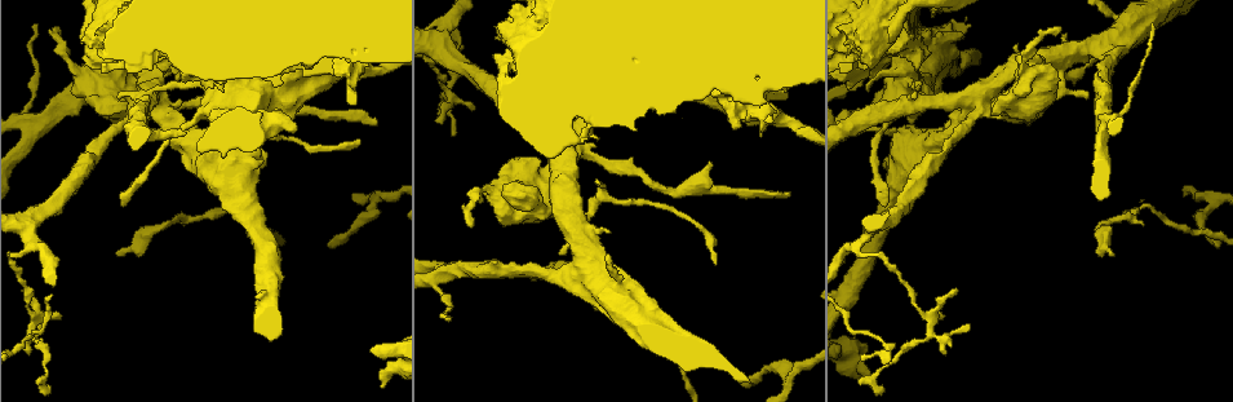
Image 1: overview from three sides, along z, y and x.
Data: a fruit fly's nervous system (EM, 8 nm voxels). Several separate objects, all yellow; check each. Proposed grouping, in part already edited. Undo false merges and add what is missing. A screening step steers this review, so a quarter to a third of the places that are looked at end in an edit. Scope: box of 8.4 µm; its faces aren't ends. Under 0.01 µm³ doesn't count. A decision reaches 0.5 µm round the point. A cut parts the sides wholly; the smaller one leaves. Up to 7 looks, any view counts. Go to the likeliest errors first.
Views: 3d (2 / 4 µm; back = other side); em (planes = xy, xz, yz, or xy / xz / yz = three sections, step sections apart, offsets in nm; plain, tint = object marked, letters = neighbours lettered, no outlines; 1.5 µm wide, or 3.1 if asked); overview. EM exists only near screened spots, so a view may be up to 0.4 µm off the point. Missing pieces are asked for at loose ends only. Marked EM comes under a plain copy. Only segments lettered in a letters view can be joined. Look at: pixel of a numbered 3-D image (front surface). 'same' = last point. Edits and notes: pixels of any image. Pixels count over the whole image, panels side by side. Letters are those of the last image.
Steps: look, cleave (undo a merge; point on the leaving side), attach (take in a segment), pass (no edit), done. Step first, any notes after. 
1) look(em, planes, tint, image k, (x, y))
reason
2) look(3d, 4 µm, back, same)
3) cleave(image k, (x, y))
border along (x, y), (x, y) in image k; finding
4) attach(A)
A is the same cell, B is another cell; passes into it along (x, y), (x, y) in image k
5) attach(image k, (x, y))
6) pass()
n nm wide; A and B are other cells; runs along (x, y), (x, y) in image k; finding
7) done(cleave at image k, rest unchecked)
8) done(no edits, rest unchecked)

look(3d, 4 µm, image 1, (354, 82))
thick turns thin

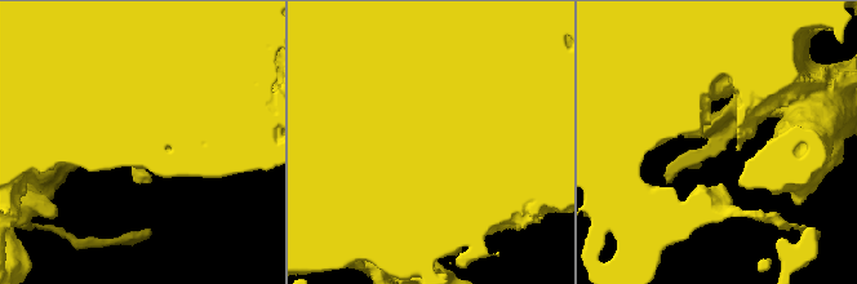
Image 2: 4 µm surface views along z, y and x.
look(em, planes, letters, image 2, (718, 140))
arms of 180, 500 nm

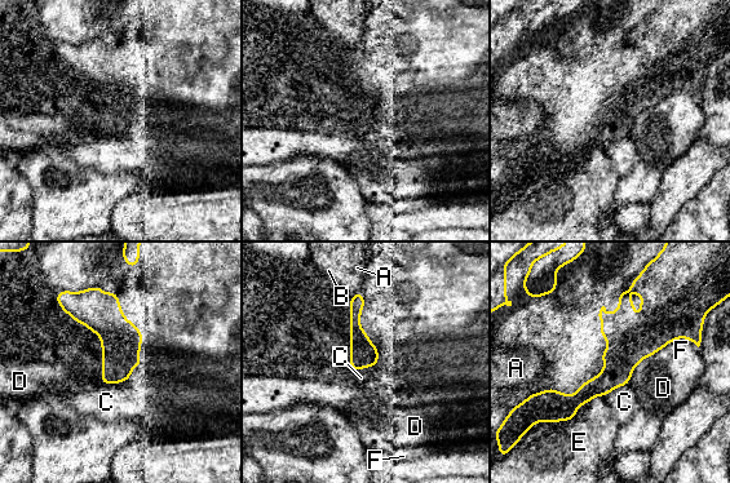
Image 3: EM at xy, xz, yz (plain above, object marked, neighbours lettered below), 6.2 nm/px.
pass()
A, B, C, D, E and F are other cells; continuous, no second neuron

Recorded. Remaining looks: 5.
look(em, xz, step 4, tint, image 1, (1018, 44))
thin end

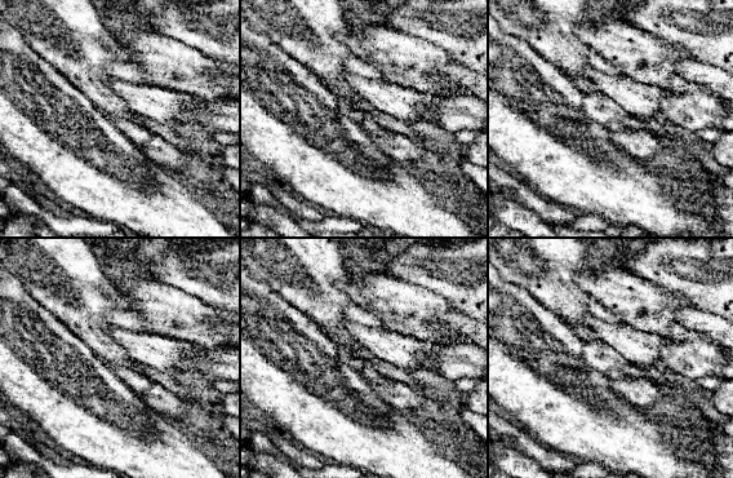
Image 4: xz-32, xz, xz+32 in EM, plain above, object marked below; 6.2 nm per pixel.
look(em, planes, letters, same)

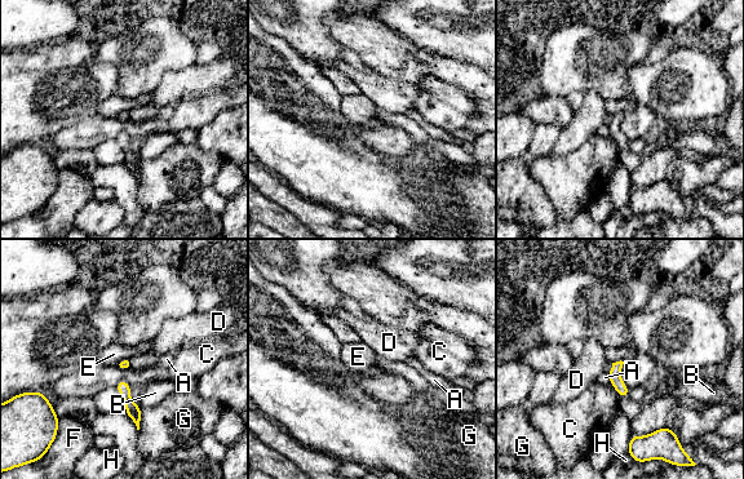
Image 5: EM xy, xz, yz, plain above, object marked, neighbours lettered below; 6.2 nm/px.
pass()
A, B, C, D, E, F, G and H are other cells; border along (623, 360), (612, 363) in image 5; no lettered segment goes on from it

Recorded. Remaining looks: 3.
look(em, planes, letters, image 1, (443, 123))

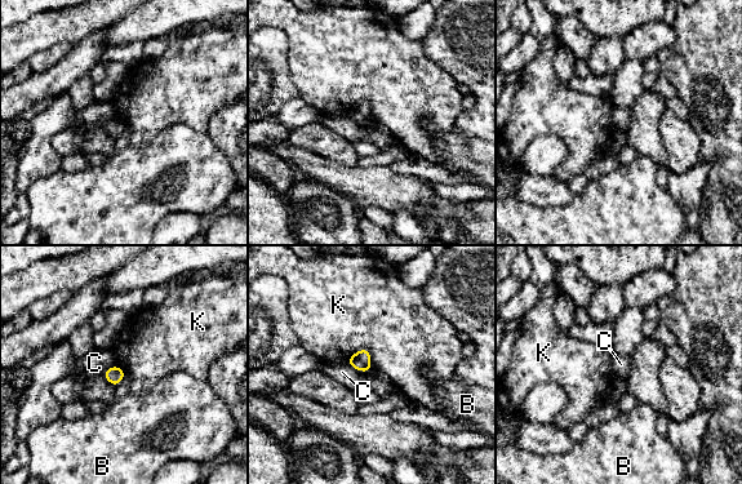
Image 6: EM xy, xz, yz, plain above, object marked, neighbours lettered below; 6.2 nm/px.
pass()
110 nm wide; B, C and K are other cells; border along (345, 360), (367, 349), (372, 369) in image 6; no lettered segment goes on from it

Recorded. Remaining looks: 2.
done(no edits, rest unchecked)

